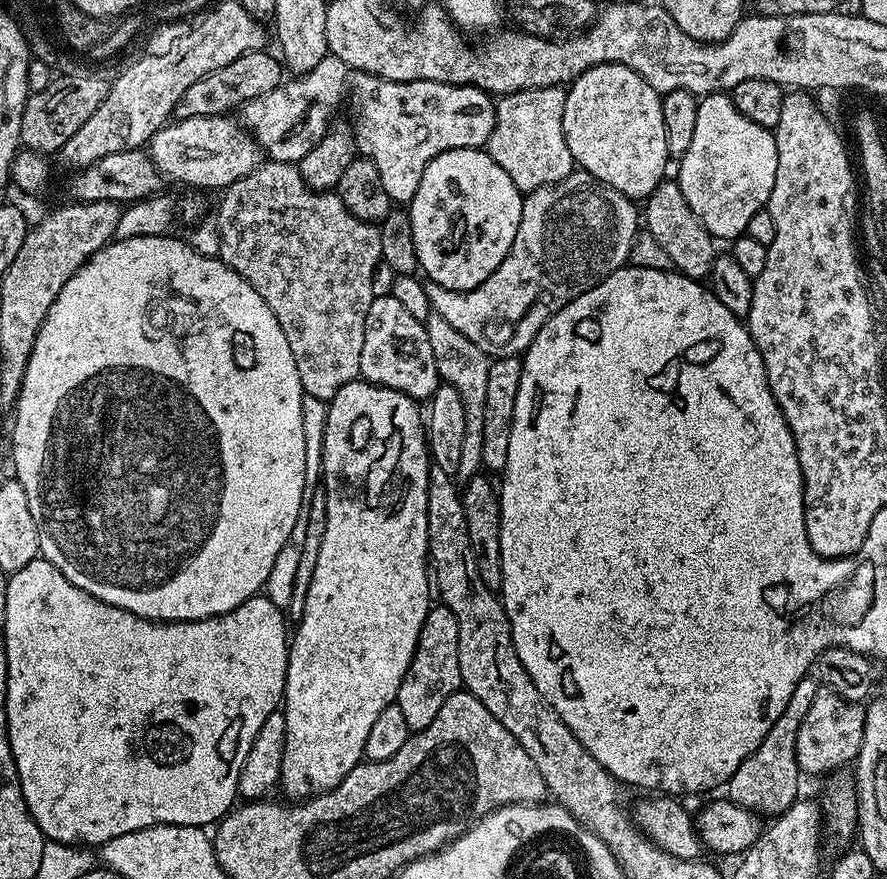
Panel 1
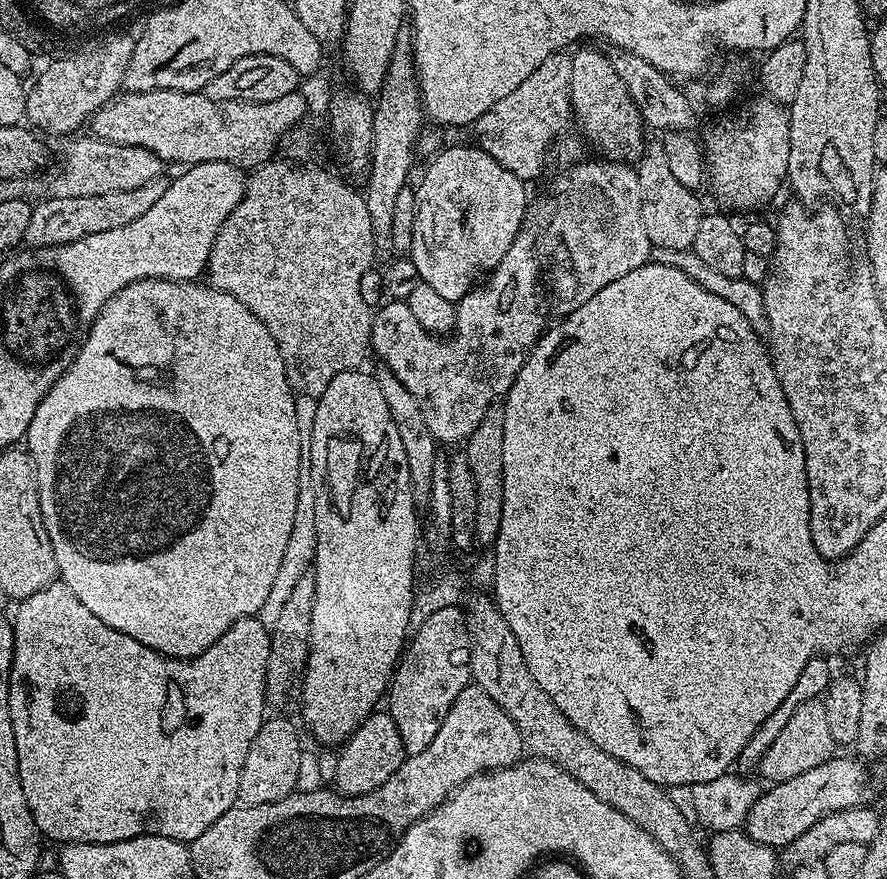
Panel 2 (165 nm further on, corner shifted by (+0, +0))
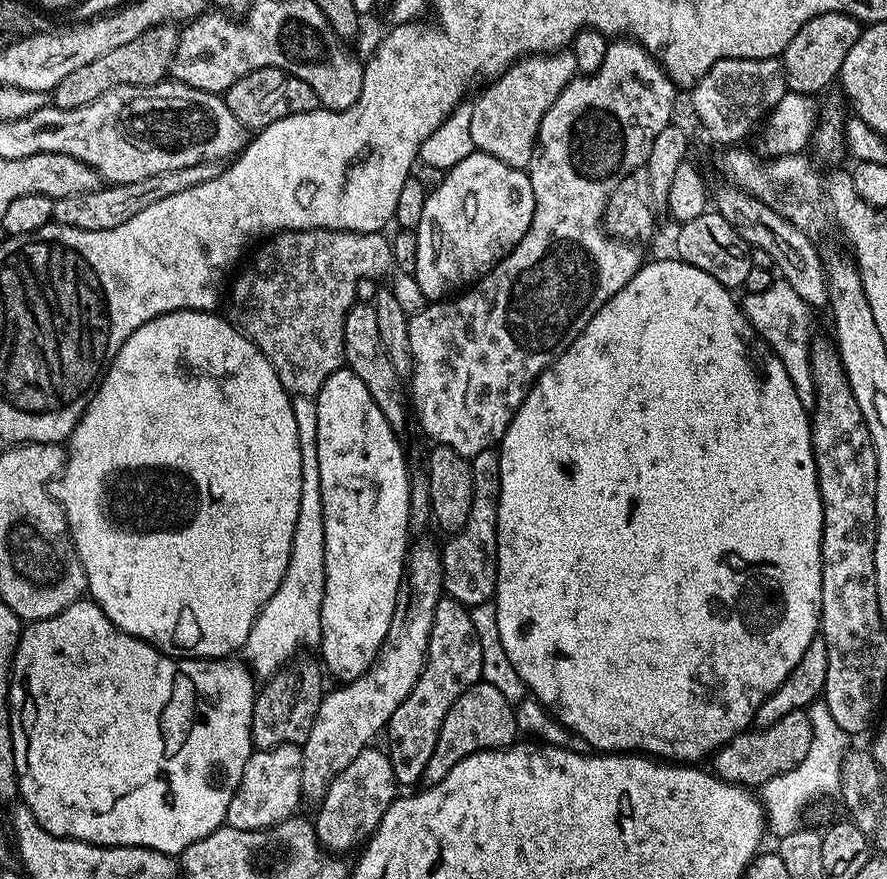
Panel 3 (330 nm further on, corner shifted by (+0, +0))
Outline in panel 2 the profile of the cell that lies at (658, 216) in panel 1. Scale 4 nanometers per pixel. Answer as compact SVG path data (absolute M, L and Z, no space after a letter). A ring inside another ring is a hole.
M654 138L644 145L643 154L636 161L638 174L639 209L642 212L642 226L645 227L646 238L653 247L670 250L690 250L704 209L698 195L693 189L683 186L671 172L666 150L661 139Z

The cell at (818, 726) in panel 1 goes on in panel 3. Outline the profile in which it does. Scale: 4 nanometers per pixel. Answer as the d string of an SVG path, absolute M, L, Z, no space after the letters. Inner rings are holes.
M807 711L791 712L786 714L786 718L774 722L774 726L753 727L749 731L739 732L730 742L712 753L710 768L721 780L756 790L760 785L770 782L770 778L778 778L778 774L794 770L794 766L806 758L811 741L812 723Z

